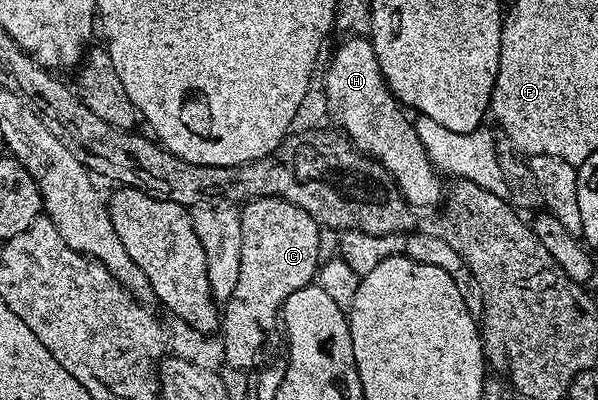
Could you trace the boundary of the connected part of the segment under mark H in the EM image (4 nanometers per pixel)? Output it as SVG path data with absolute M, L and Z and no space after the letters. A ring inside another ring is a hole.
M354 34L344 39L346 40L335 50L326 70L326 108L330 111L331 118L339 124L335 125L359 152L379 161L411 207L426 208L434 205L437 207L444 196L444 184L442 188L439 180L441 177L422 146L413 121L406 118L405 114L407 115L407 113L401 108L386 84L383 72L380 70L379 59L376 58L375 48L369 37Z

